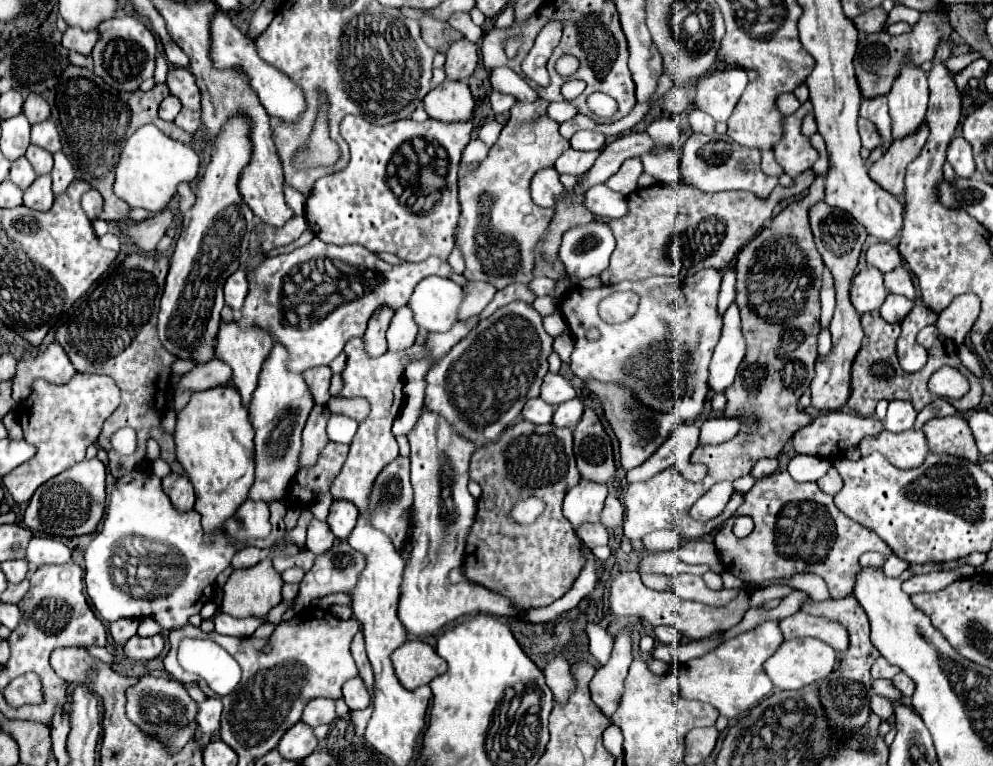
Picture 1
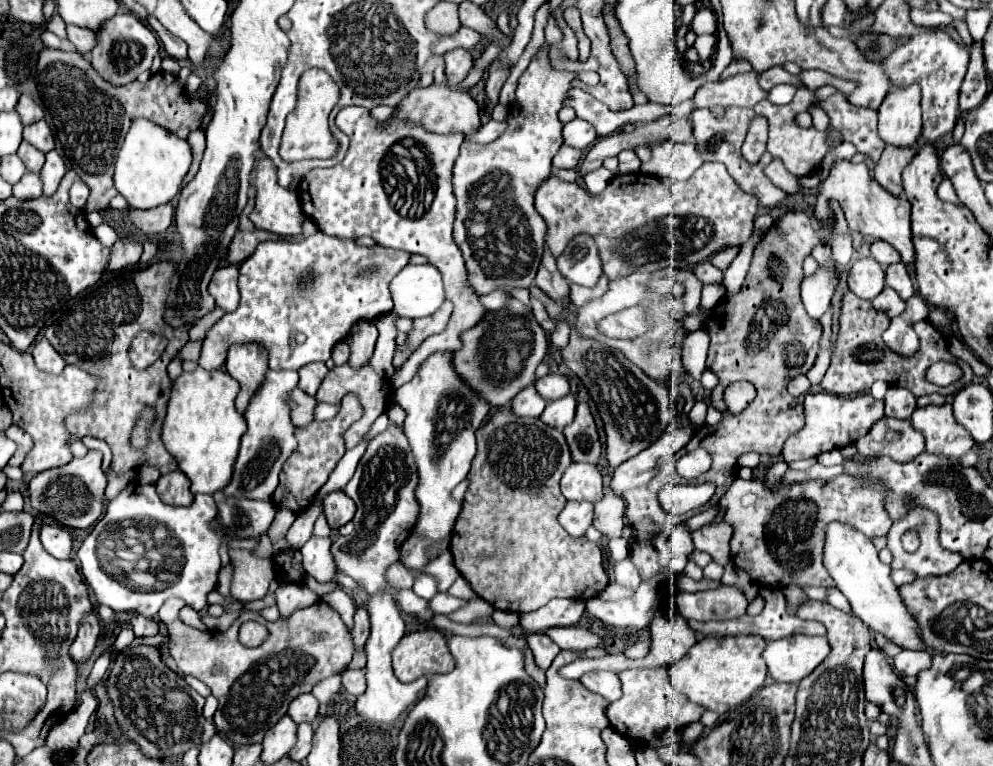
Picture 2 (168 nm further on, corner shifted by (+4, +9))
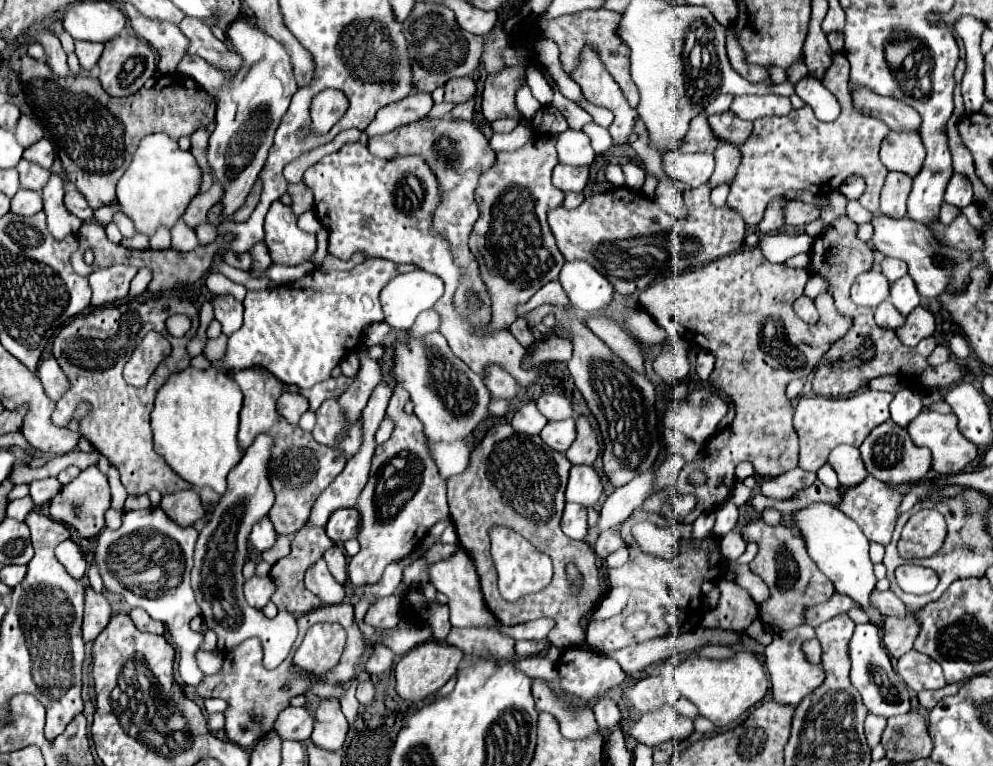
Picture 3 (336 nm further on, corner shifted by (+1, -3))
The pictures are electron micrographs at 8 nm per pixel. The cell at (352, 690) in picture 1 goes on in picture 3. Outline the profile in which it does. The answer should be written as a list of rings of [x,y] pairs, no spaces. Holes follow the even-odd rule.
[[[365,678],[365,680],[359,682],[359,686],[357,686],[357,700],[359,700],[363,706],[367,706],[367,704],[373,702],[373,698],[375,698],[375,684],[373,684],[369,678]]]

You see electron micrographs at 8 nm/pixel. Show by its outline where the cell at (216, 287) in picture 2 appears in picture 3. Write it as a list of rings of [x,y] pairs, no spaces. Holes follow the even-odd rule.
[[[215,296],[215,318],[223,326],[223,334],[233,334],[243,324],[243,304],[229,296]]]

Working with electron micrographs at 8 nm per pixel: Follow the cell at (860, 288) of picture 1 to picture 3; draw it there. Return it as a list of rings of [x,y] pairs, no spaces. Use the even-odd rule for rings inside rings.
[[[867,270],[859,274],[851,286],[851,300],[859,306],[877,308],[889,298],[889,282],[879,270]]]

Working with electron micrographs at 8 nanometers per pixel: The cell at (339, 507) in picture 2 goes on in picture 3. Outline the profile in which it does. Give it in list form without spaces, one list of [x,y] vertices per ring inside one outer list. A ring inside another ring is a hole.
[[[339,508],[337,512],[333,512],[333,516],[329,516],[329,524],[327,524],[327,536],[335,542],[335,544],[343,544],[351,538],[357,536],[359,532],[359,512],[355,508]]]

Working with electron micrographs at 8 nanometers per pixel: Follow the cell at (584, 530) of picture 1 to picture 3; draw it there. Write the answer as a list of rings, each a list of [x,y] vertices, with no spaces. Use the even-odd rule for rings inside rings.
[[[567,502],[563,518],[561,518],[561,530],[573,540],[583,540],[583,536],[587,534],[587,512],[585,512],[585,508],[581,508],[579,504]]]

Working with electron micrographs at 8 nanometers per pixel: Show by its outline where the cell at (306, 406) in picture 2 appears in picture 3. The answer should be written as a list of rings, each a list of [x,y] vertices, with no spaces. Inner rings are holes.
[[[283,392],[277,398],[277,412],[289,422],[289,424],[297,424],[301,414],[307,412],[309,404],[307,398],[301,394],[291,394],[291,392]]]

